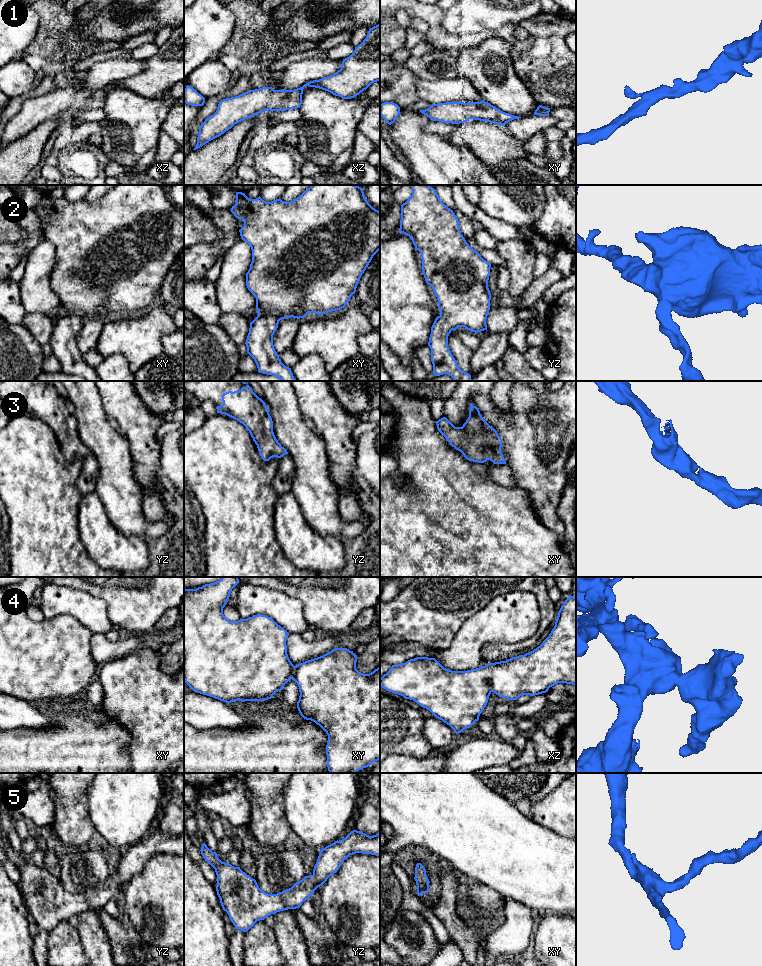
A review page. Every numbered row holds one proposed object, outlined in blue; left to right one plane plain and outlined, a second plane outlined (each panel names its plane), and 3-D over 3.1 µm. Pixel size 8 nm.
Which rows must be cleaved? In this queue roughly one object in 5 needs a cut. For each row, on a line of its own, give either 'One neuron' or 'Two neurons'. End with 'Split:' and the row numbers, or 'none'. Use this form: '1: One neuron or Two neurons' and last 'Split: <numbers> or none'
1: One neuron
2: One neuron
3: One neuron
4: One neuron
5: One neuron
Split: none

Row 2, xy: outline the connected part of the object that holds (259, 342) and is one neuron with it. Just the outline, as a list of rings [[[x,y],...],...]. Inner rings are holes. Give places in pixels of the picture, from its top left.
[[[311,185],[299,197],[291,202],[284,202],[280,198],[272,202],[264,201],[260,196],[256,199],[248,198],[245,193],[236,192],[236,204],[230,210],[238,219],[242,219],[244,226],[239,230],[241,239],[247,242],[252,250],[252,262],[246,273],[246,286],[256,298],[258,316],[250,323],[246,339],[247,353],[254,359],[258,372],[274,375],[282,381],[296,381],[291,368],[285,366],[279,359],[273,345],[273,335],[278,328],[279,321],[285,318],[304,318],[308,313],[323,315],[327,312],[344,308],[351,296],[356,292],[360,278],[373,256],[380,250],[380,211],[373,208],[364,196],[363,189],[357,185]]]

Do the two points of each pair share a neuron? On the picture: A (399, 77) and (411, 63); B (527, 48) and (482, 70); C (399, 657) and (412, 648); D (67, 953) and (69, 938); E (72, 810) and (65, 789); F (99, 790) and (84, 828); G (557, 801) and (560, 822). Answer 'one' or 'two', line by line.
A: two
B: two
C: one
D: one
E: one
F: two
G: one

